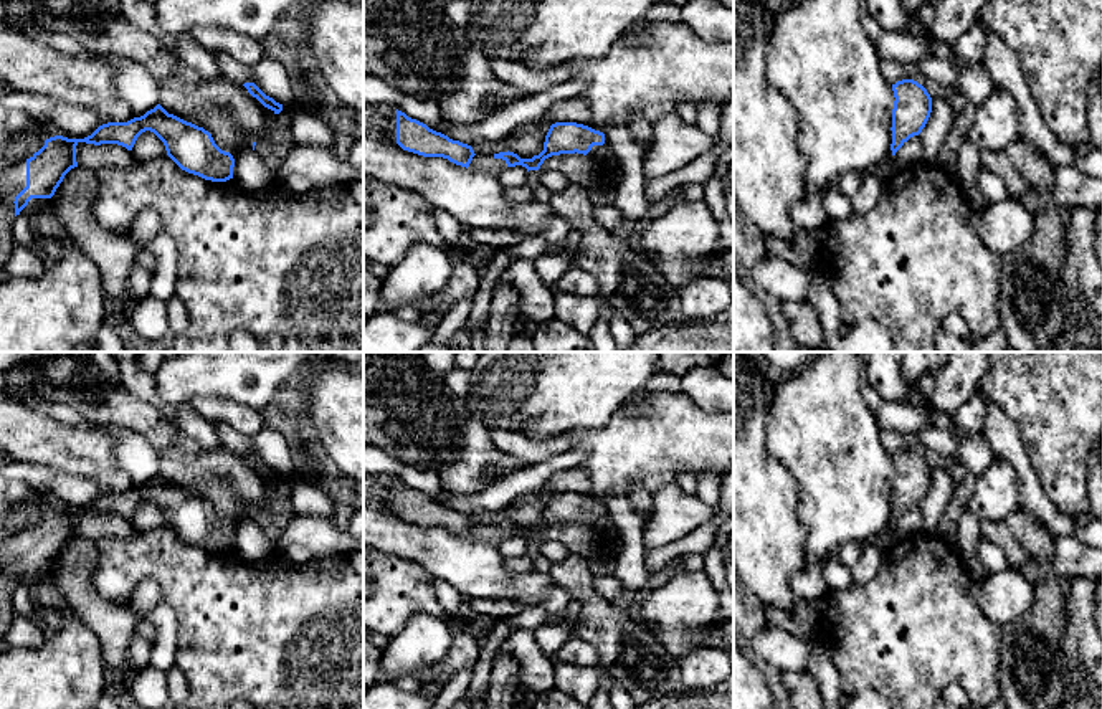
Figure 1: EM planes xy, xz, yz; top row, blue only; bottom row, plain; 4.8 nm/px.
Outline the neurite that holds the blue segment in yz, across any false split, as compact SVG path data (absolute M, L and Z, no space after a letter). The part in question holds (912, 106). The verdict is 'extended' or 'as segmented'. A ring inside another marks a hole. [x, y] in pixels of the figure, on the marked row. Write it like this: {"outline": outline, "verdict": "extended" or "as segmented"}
{"outline": "M902 79L892 84L892 155L925 127L932 112L932 98L927 89L914 79Z", "verdict": "as segmented"}

